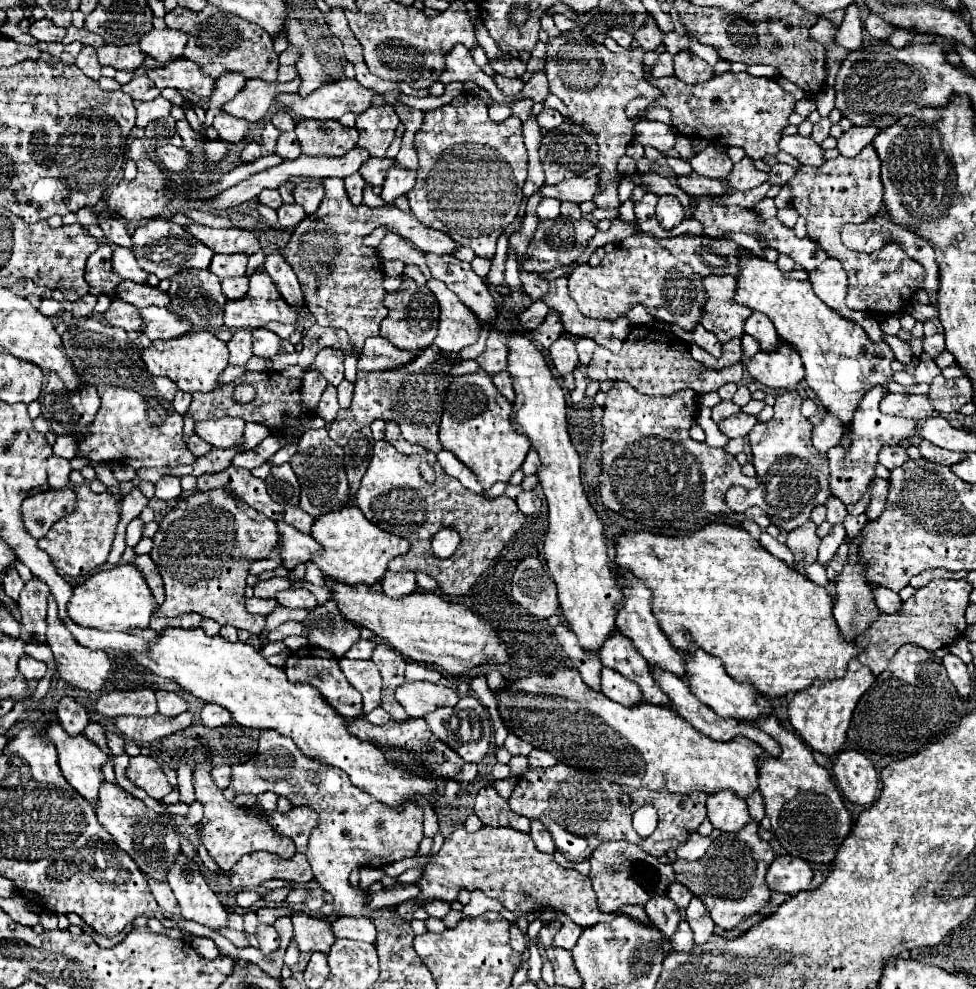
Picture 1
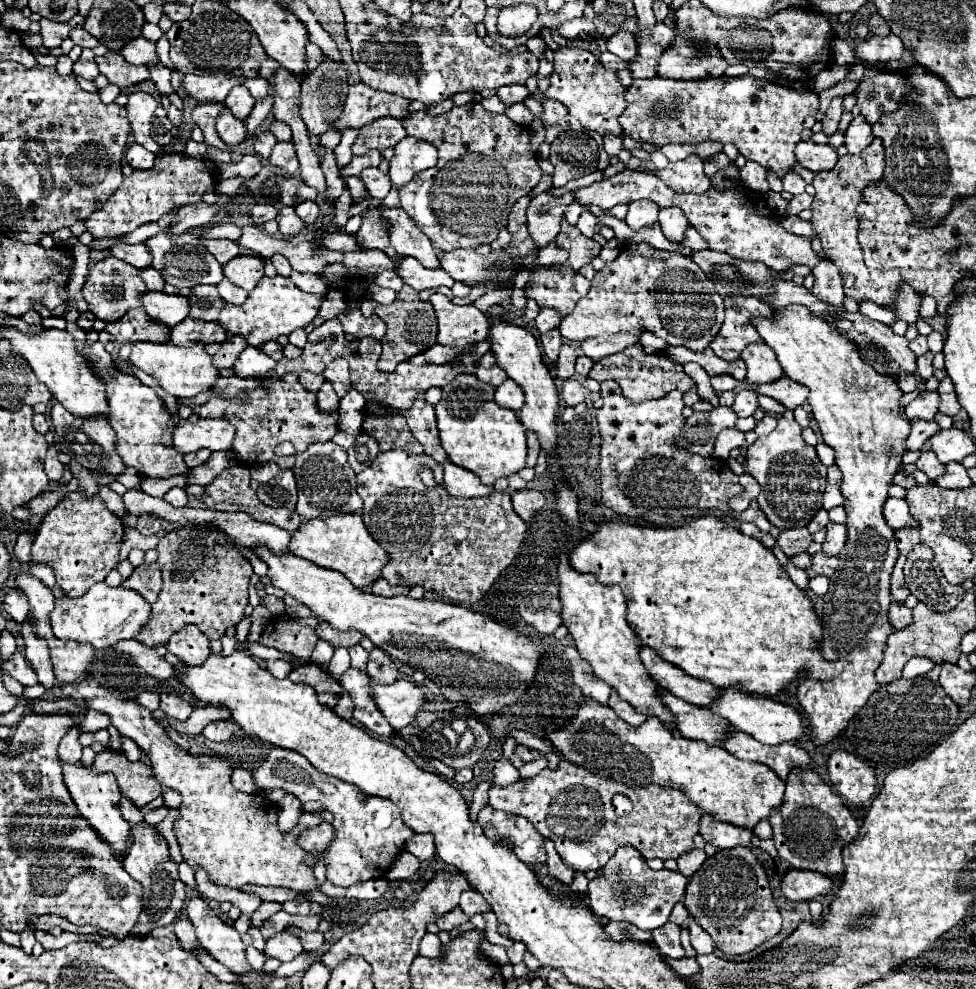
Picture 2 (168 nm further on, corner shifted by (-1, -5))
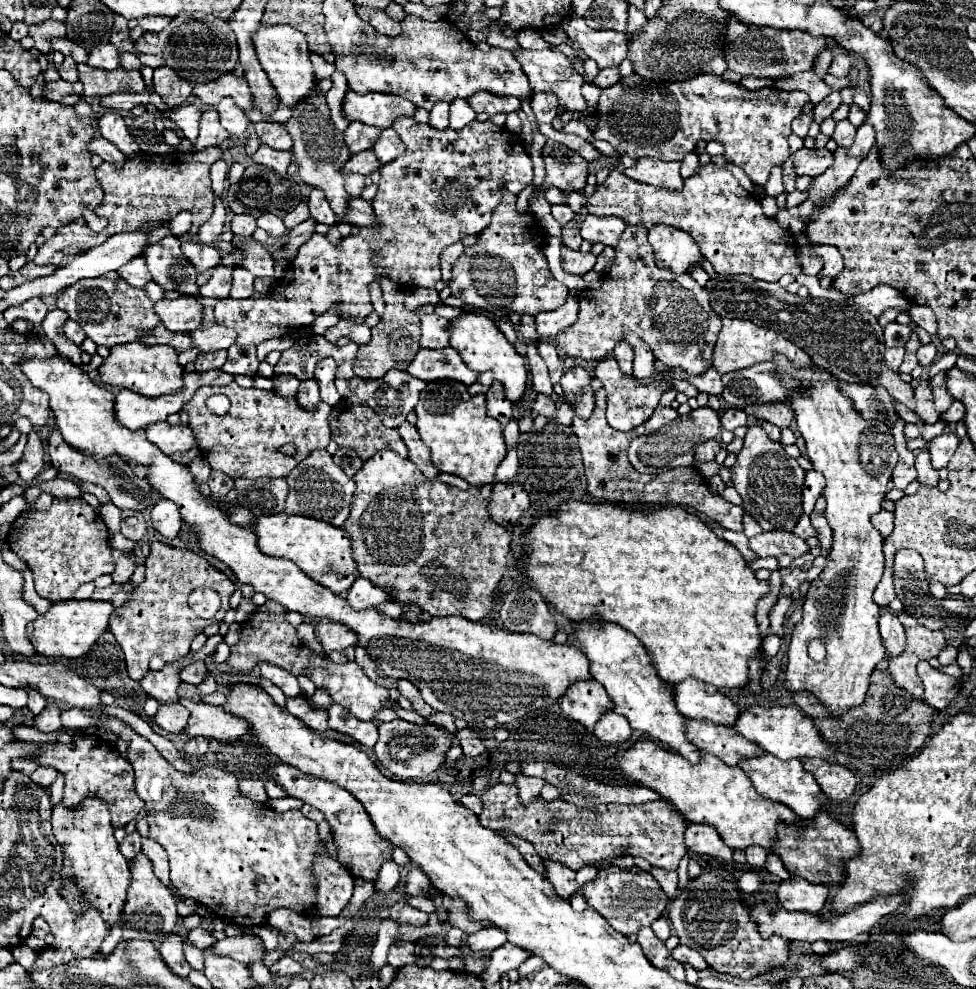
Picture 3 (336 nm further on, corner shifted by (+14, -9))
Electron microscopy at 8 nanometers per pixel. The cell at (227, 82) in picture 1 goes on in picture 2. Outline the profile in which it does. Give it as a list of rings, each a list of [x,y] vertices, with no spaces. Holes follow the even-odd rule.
[[[235,86],[235,88],[229,92],[229,96],[227,96],[227,100],[225,100],[225,106],[231,110],[231,114],[233,114],[235,118],[245,120],[245,118],[251,114],[253,106],[255,106],[255,98],[249,94],[249,90],[247,90],[245,86]]]

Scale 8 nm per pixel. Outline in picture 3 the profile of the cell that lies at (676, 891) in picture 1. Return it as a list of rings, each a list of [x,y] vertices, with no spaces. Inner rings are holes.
[[[660,916],[660,918],[652,924],[652,930],[656,932],[656,936],[658,936],[660,940],[666,940],[666,938],[672,934],[672,930],[670,930],[670,922],[668,922],[666,916]]]

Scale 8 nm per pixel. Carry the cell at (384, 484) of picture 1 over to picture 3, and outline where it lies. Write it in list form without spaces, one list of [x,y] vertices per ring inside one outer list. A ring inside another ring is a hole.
[[[376,452],[354,474],[354,482],[352,510],[344,528],[352,536],[354,558],[362,578],[378,588],[390,590],[400,602],[426,608],[432,616],[462,616],[472,622],[498,616],[500,574],[506,570],[514,534],[488,516],[490,498],[450,488],[438,480],[428,480],[408,458],[396,452]]]

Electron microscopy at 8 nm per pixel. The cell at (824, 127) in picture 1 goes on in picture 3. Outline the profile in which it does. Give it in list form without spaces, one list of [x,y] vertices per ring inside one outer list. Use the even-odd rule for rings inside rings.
[[[832,92],[830,96],[826,96],[820,104],[814,106],[814,122],[822,124],[840,104],[842,104],[842,100],[840,100],[840,94],[838,92]]]

